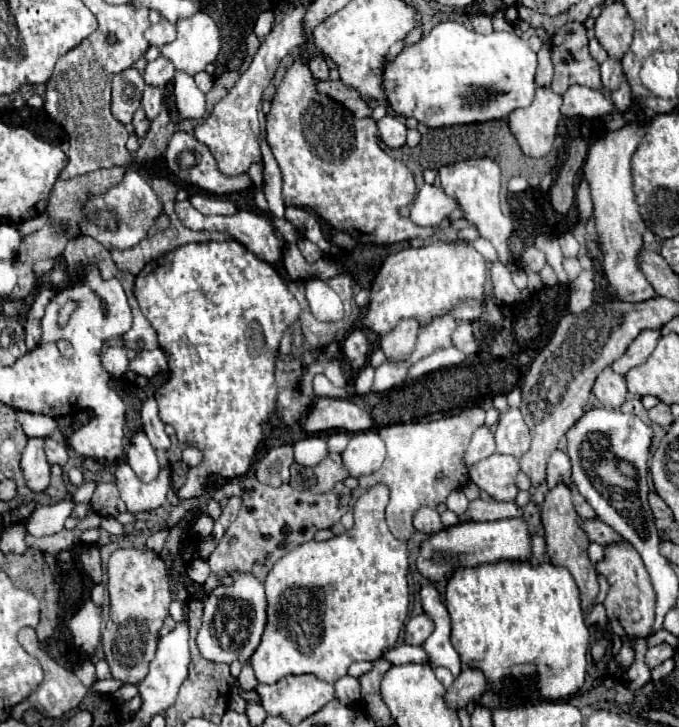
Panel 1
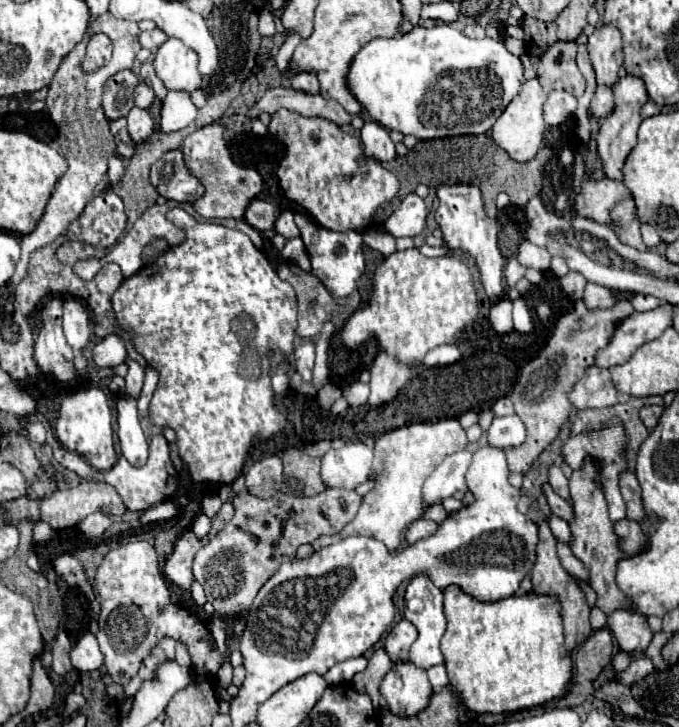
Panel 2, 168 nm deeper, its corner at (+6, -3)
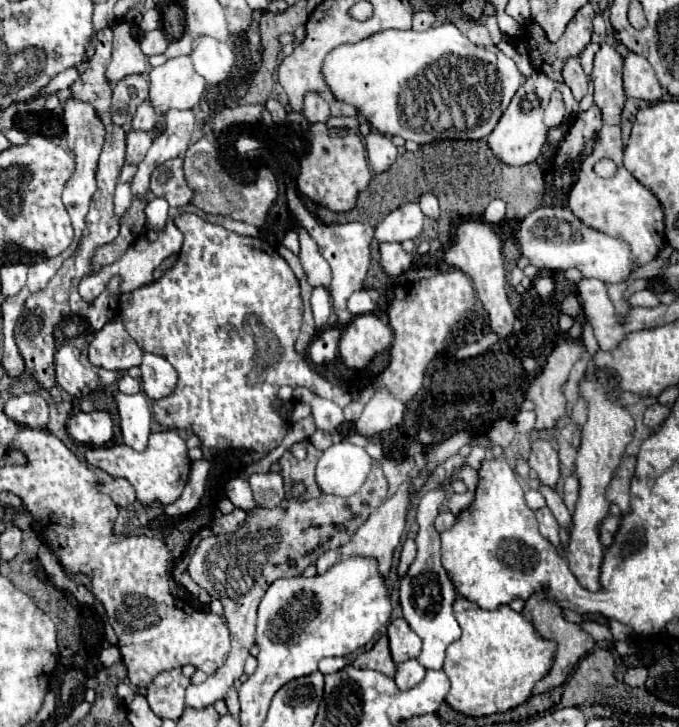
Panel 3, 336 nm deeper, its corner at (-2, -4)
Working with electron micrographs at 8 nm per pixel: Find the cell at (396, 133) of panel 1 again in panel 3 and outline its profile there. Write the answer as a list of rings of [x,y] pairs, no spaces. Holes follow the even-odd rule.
[[[371,130],[365,136],[367,146],[367,160],[375,172],[385,172],[397,158],[397,148],[391,142],[391,136],[381,134],[377,130]]]

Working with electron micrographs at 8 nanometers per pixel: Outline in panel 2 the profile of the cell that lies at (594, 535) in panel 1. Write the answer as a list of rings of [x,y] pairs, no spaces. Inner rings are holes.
[[[549,483],[543,485],[543,493],[545,493],[545,499],[547,499],[549,507],[551,507],[551,513],[555,513],[557,517],[561,517],[561,519],[565,519],[565,521],[573,519],[573,509],[571,509],[571,505],[569,505],[565,499],[561,499],[561,497],[551,489]]]

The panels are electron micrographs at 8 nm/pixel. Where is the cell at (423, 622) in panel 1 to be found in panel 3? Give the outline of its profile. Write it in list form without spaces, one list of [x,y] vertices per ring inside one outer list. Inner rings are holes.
[[[403,618],[391,620],[387,630],[389,630],[389,648],[395,664],[401,664],[405,660],[419,656],[421,638],[409,628],[409,624]]]

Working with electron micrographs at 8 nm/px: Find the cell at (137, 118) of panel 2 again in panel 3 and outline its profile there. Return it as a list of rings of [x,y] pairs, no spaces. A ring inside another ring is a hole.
[[[129,132],[127,134],[127,160],[139,164],[153,142],[153,132]]]

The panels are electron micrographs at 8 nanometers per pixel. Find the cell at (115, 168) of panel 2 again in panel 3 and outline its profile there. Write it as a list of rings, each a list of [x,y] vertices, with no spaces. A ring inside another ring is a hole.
[[[119,182],[117,190],[115,190],[115,214],[121,218],[125,214],[125,210],[129,208],[133,198],[133,192],[129,192],[129,182]]]

